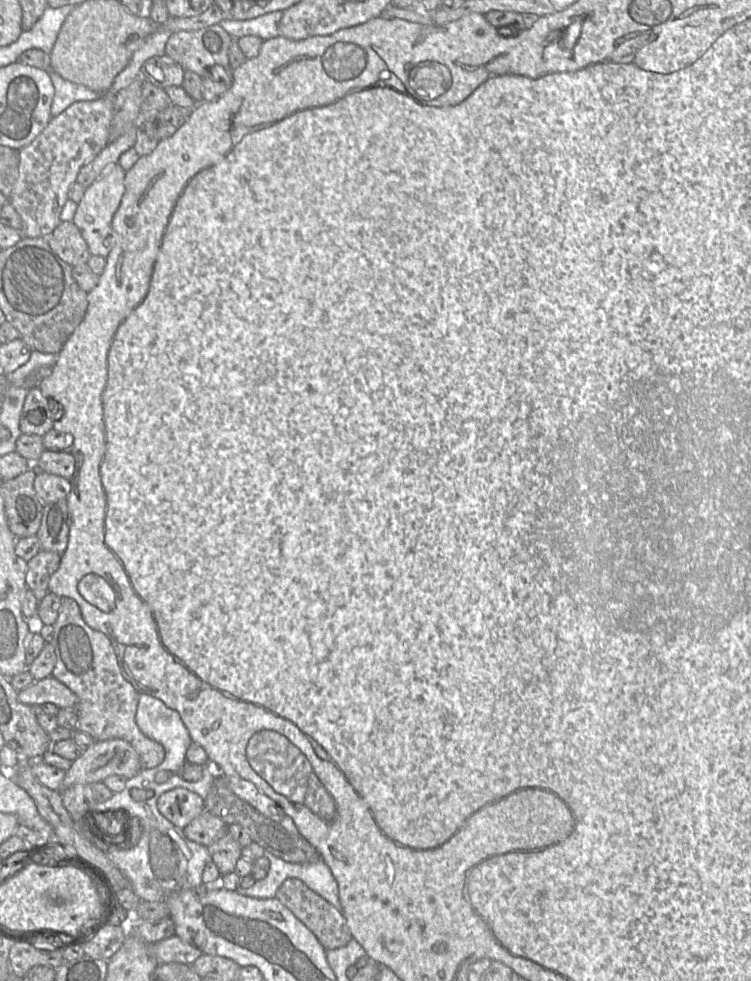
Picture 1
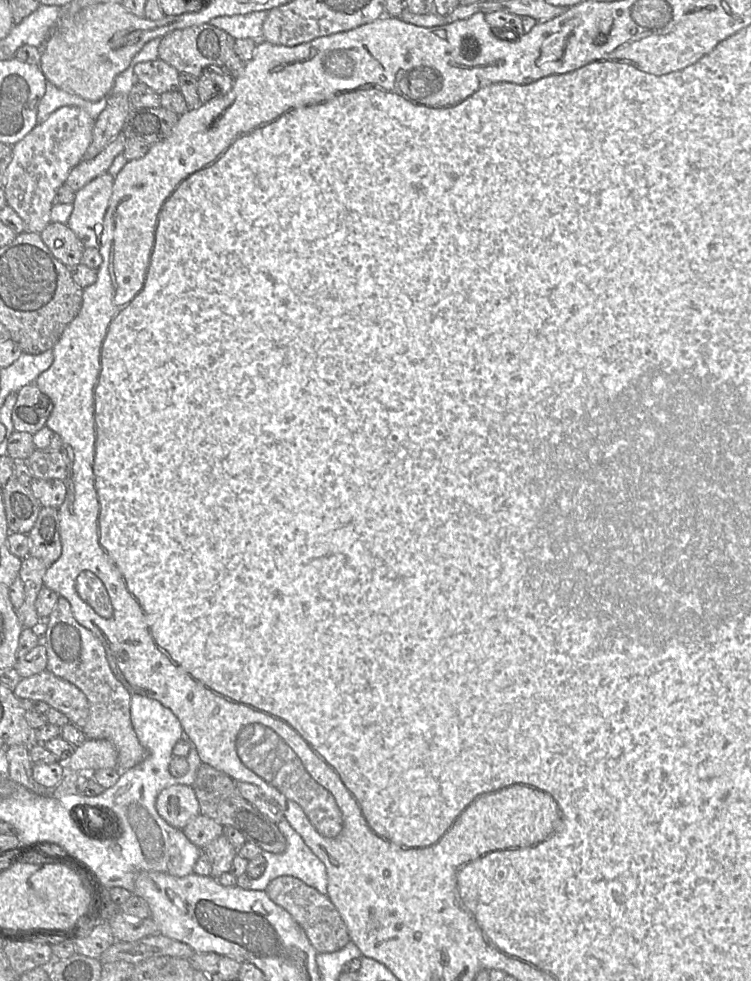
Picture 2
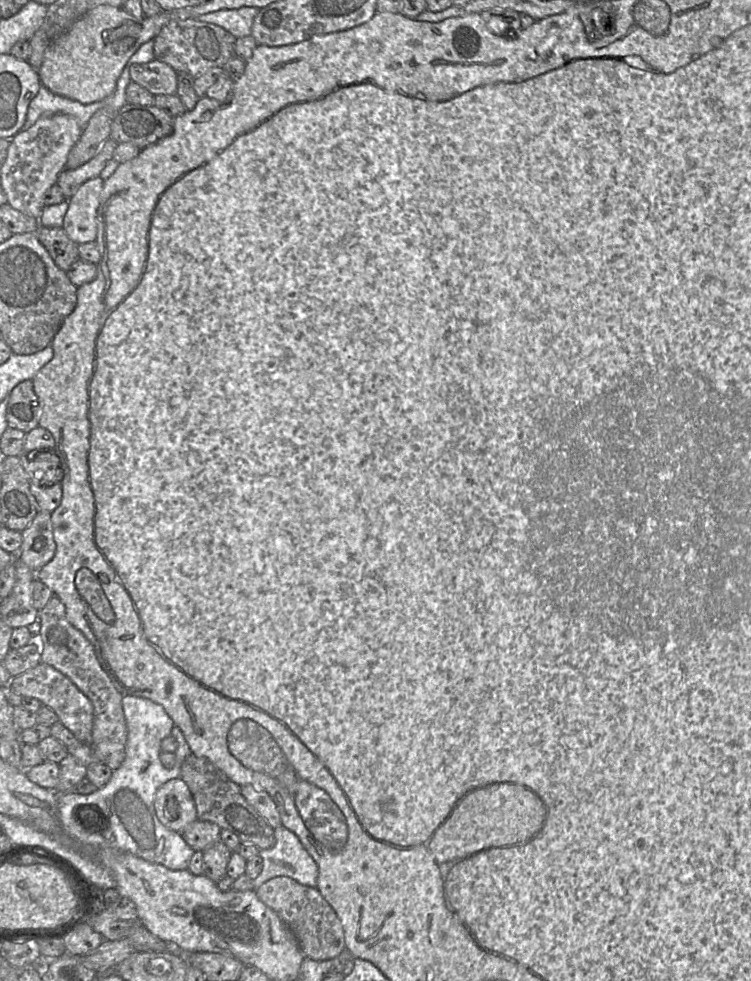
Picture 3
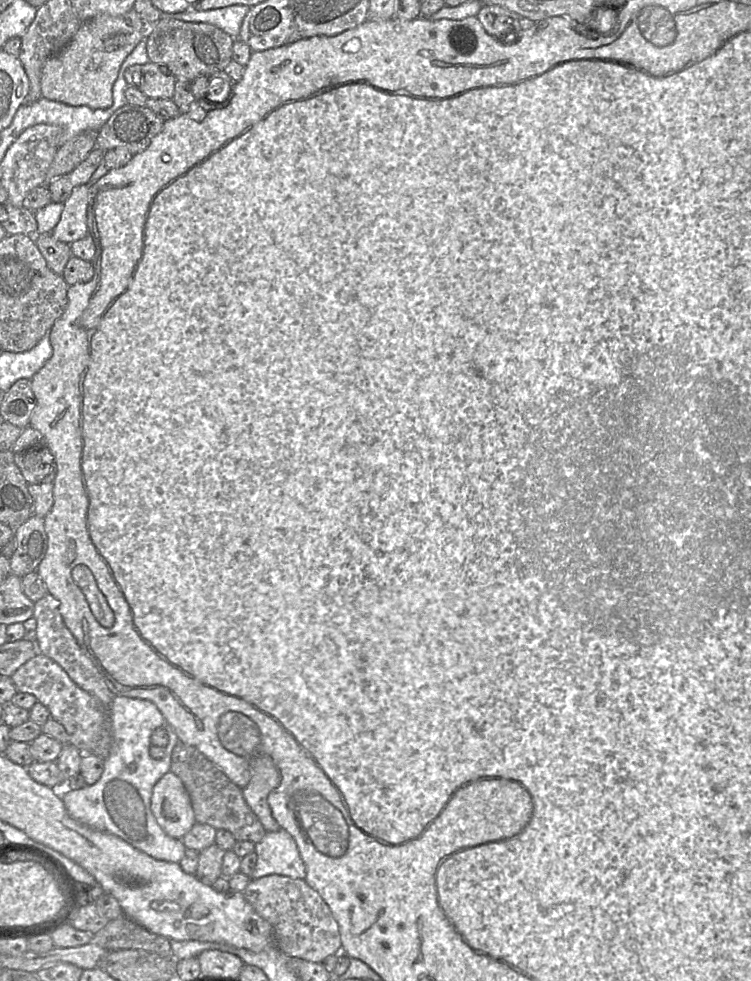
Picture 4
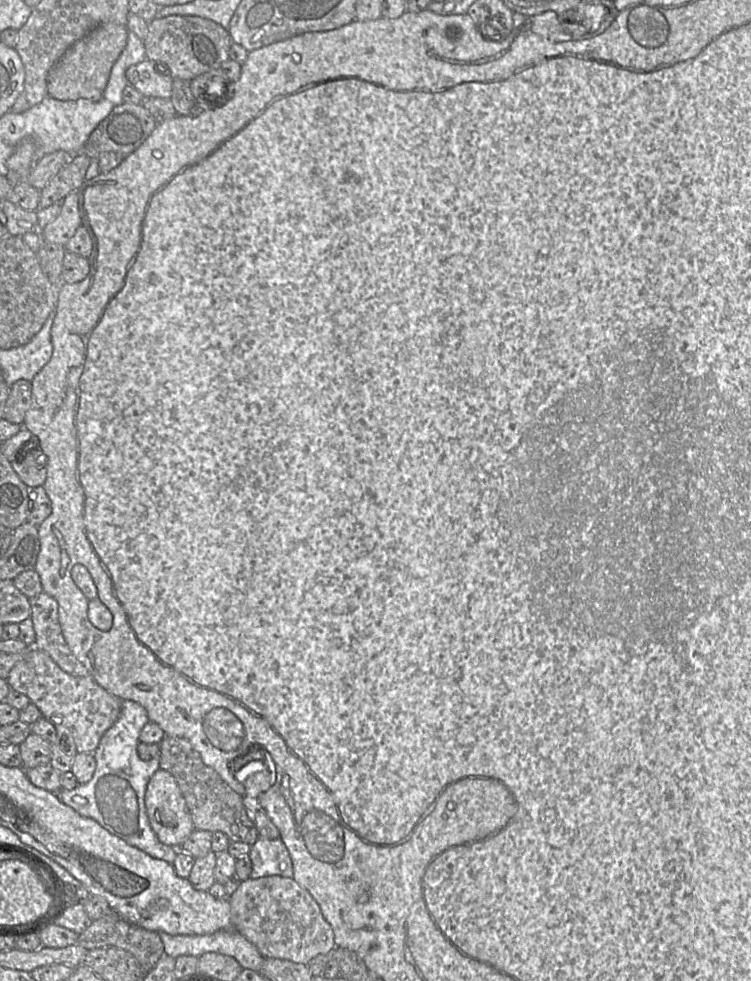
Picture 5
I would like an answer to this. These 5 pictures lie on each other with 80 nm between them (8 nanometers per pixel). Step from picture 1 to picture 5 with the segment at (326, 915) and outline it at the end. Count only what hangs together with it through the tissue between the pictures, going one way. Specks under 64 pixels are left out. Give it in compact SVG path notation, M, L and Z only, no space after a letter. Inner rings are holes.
M278 875L247 879L229 897L233 929L253 943L265 958L290 960L307 964L319 954L330 955L335 949L334 933L311 894L293 878Z

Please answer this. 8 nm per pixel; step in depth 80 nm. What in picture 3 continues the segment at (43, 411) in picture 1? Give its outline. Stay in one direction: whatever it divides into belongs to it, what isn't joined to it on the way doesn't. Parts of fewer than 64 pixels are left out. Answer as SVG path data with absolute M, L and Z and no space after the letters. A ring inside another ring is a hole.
M33 381L19 383L10 393L6 409L8 426L25 433L39 426L40 403Z

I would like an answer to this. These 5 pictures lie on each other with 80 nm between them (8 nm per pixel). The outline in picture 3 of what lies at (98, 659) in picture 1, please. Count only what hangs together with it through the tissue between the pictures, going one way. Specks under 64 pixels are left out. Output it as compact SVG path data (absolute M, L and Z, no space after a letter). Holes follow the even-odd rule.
M54 595L39 611L39 620L42 640L41 662L68 677L92 702L94 720L91 748L99 762L116 770L125 758L127 740L127 725L122 707L123 695L115 688L102 668L91 642L67 620L65 605L57 596Z

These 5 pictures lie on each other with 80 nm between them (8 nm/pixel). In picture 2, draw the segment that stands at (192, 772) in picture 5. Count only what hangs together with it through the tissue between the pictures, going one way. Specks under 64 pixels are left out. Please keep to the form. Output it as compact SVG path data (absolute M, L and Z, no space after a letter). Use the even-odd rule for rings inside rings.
M202 763L191 787L198 800L201 815L213 819L222 826L237 829L247 842L256 844L264 851L280 854L286 850L286 839L277 824L244 799L236 787L236 782L225 773Z

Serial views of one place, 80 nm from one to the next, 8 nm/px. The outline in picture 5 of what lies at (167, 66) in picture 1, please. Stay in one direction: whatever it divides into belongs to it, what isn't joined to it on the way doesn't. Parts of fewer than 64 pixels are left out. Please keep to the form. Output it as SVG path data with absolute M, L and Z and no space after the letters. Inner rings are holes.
M146 59L130 66L125 73L128 85L138 90L144 98L170 98L174 79L170 74L160 74L155 63Z

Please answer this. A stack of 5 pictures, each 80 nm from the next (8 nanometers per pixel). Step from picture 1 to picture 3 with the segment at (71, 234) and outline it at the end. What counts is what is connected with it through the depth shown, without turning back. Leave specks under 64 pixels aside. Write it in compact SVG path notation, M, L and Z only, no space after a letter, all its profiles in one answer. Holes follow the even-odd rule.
M39 227L35 234L55 264L65 272L79 259L79 245L68 237L63 227Z

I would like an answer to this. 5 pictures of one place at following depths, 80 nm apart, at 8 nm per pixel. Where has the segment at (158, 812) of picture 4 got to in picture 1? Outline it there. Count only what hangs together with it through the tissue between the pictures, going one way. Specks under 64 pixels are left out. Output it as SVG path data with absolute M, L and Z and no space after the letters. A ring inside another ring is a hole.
M178 787L160 795L157 809L172 824L183 829L205 810L205 804L197 793Z

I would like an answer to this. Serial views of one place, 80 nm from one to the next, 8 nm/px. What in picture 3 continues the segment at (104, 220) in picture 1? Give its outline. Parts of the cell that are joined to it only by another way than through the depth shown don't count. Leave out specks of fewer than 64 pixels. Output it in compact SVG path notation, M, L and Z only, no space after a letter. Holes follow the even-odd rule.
M101 177L82 184L68 199L68 210L64 217L63 229L75 243L96 242L97 210L104 180Z

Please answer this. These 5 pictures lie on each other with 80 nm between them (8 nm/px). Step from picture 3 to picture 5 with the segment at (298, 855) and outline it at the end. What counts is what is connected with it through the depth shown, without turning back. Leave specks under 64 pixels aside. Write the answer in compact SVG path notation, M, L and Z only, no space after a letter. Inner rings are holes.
M259 837L248 855L252 862L251 879L273 875L293 878L292 861L280 838L270 840Z

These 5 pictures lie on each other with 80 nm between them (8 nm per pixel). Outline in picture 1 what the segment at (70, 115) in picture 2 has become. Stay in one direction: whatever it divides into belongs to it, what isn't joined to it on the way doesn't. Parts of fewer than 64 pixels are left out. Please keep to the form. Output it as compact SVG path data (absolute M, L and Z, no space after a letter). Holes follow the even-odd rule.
M111 92L102 94L96 100L75 102L58 116L52 117L44 130L29 145L19 150L19 175L8 201L21 217L23 237L47 238L61 223L60 214L68 200L70 186L76 182L80 170L110 143L113 114Z

